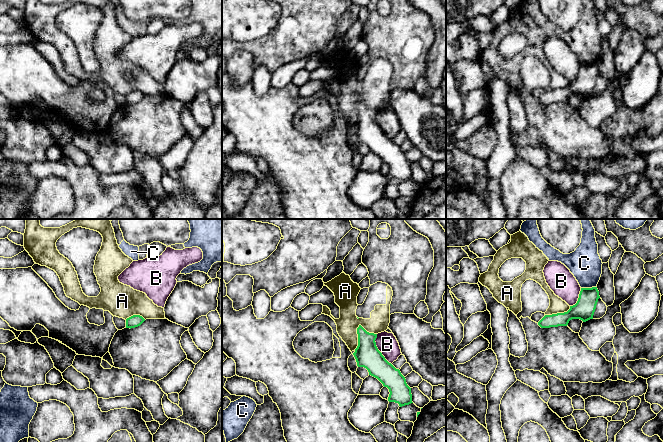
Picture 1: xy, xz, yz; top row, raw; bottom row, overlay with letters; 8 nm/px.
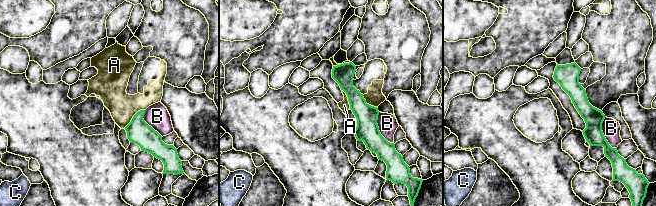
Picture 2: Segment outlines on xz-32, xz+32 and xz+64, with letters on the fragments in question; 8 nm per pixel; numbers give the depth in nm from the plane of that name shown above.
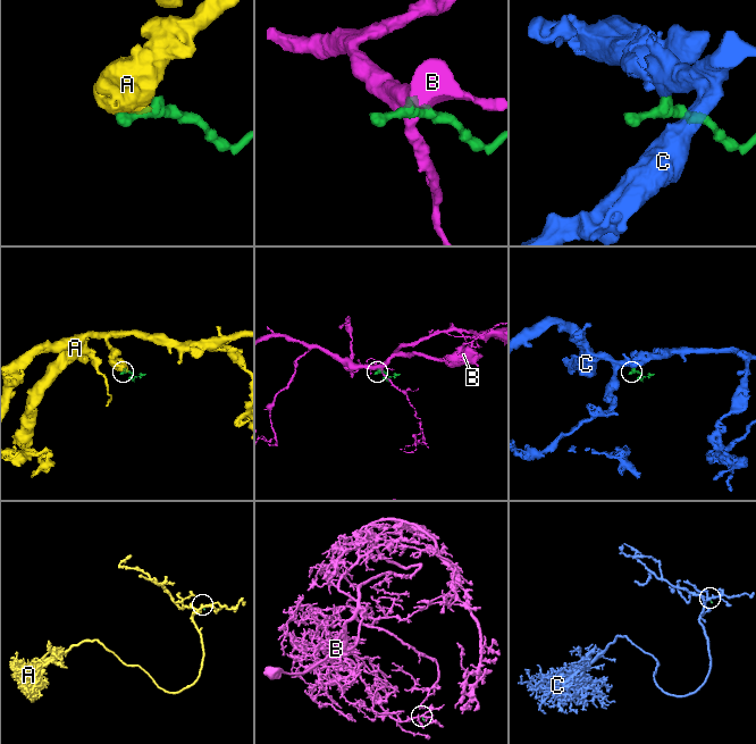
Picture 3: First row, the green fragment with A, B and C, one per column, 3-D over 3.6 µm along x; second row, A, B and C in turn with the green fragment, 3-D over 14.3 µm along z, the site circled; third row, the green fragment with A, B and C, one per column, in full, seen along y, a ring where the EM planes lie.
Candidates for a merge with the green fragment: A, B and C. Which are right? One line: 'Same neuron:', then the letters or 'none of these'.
Same neuron: none of these

